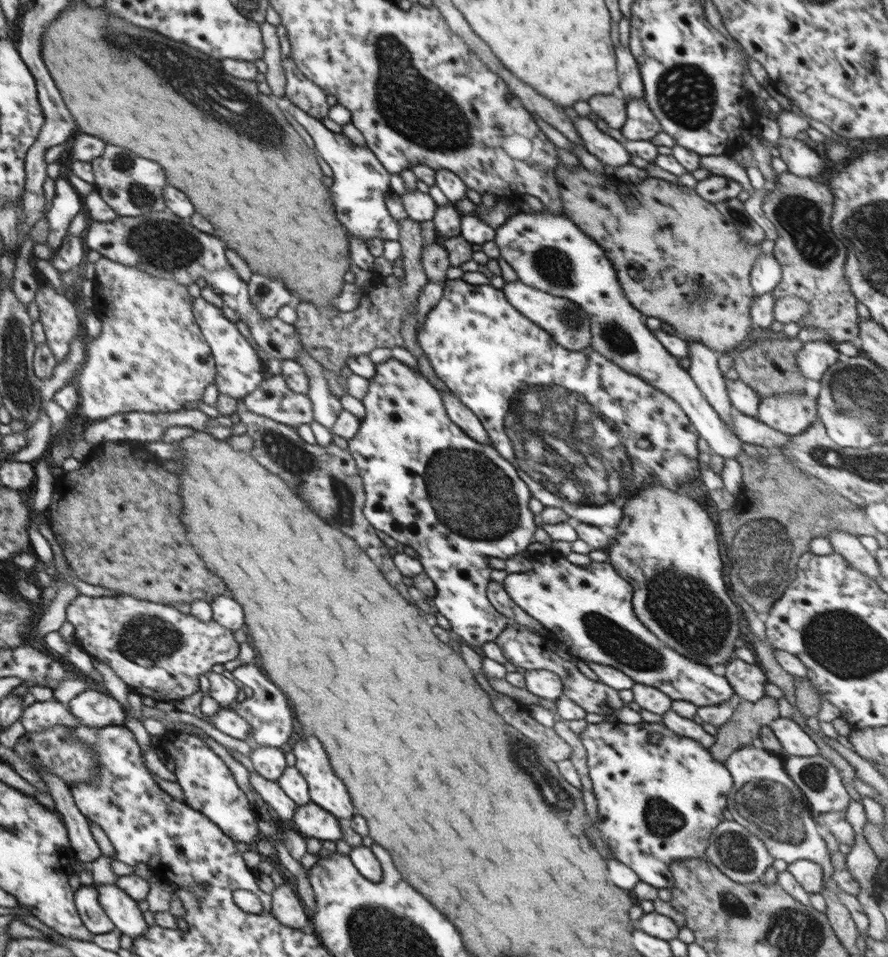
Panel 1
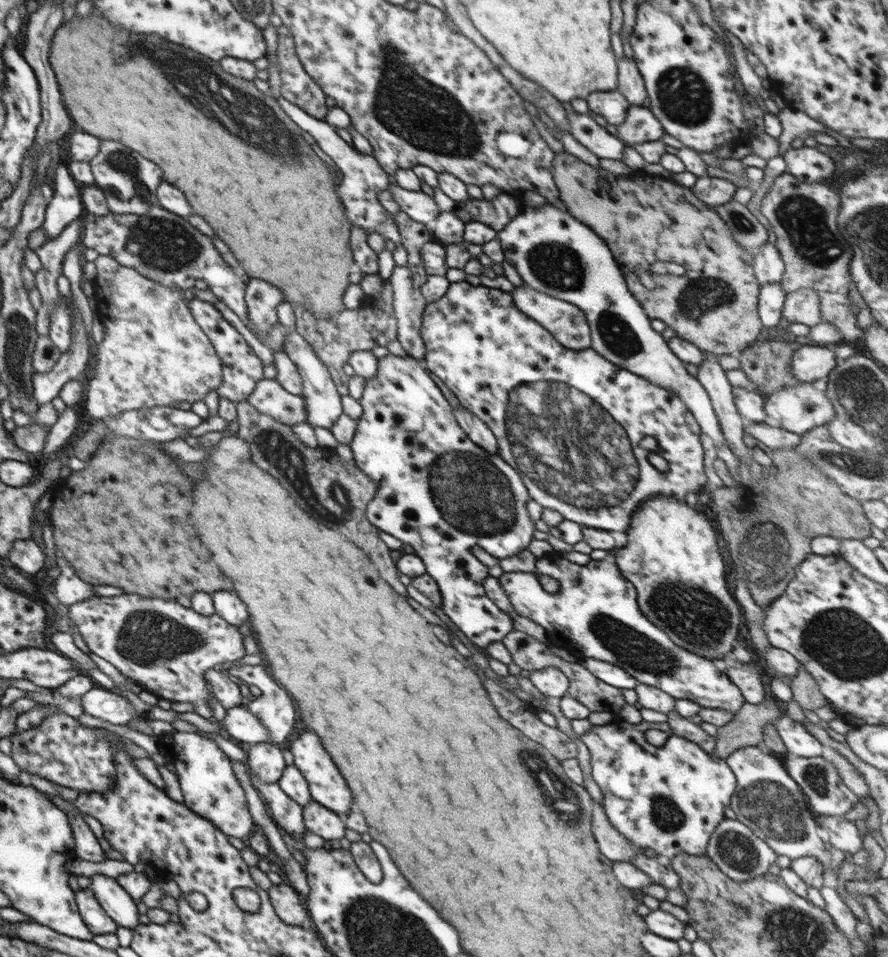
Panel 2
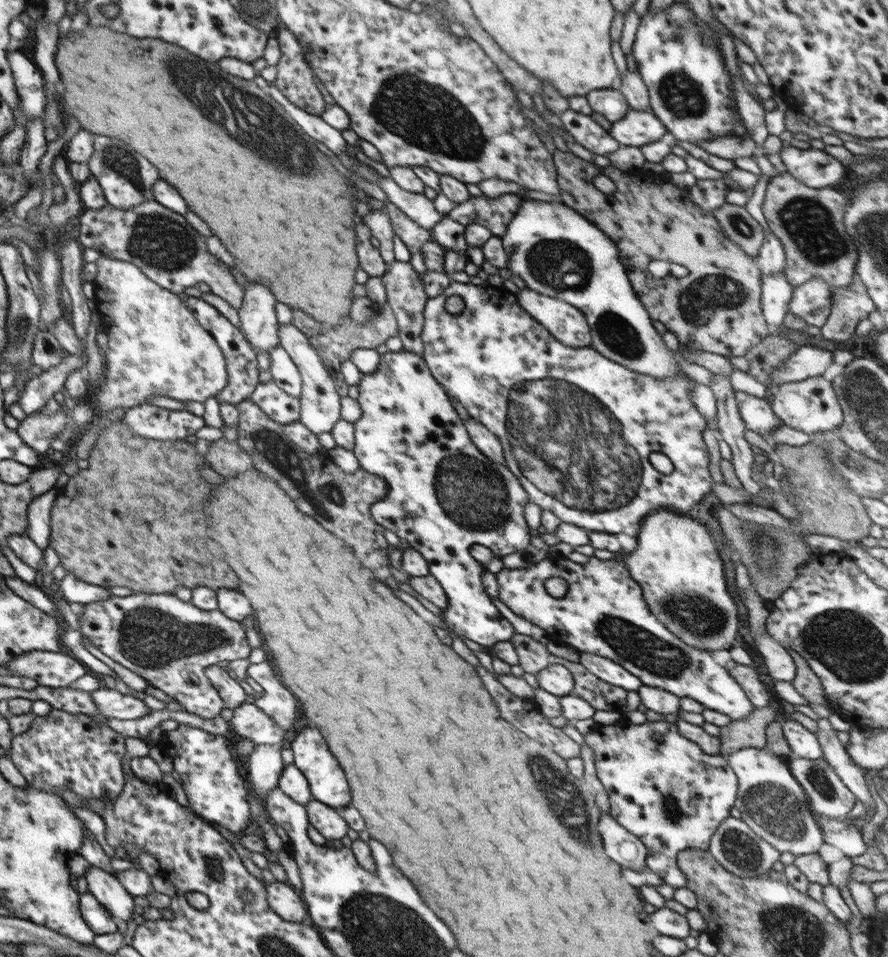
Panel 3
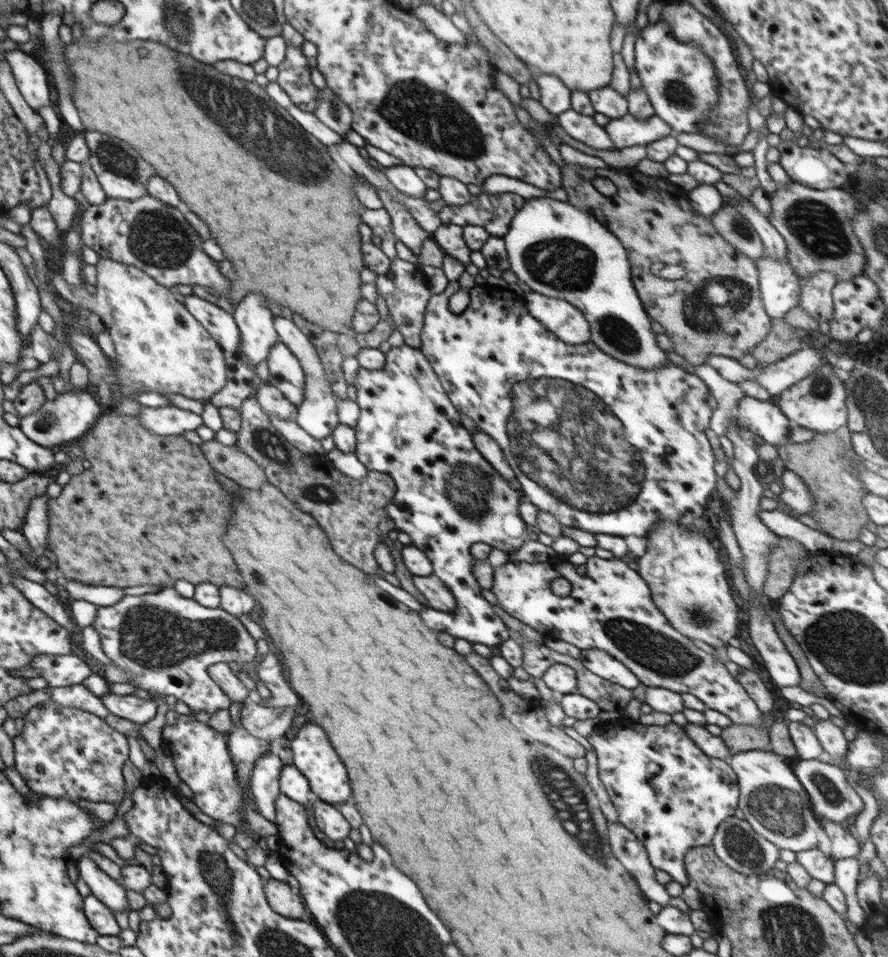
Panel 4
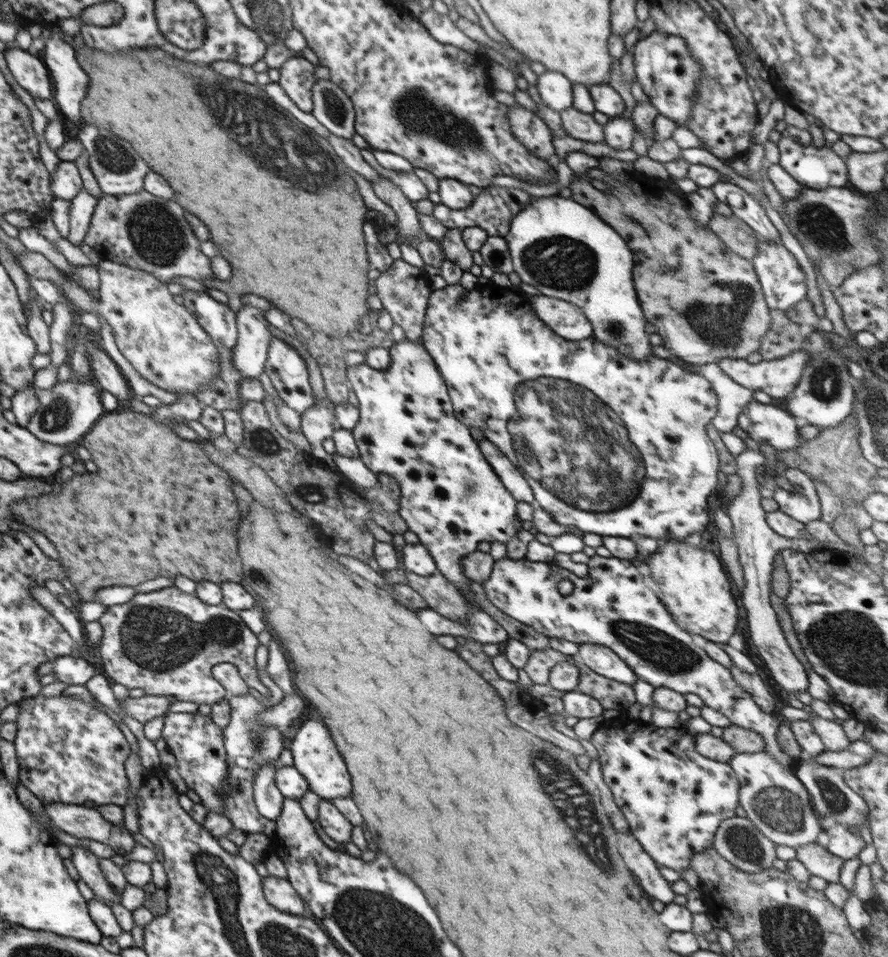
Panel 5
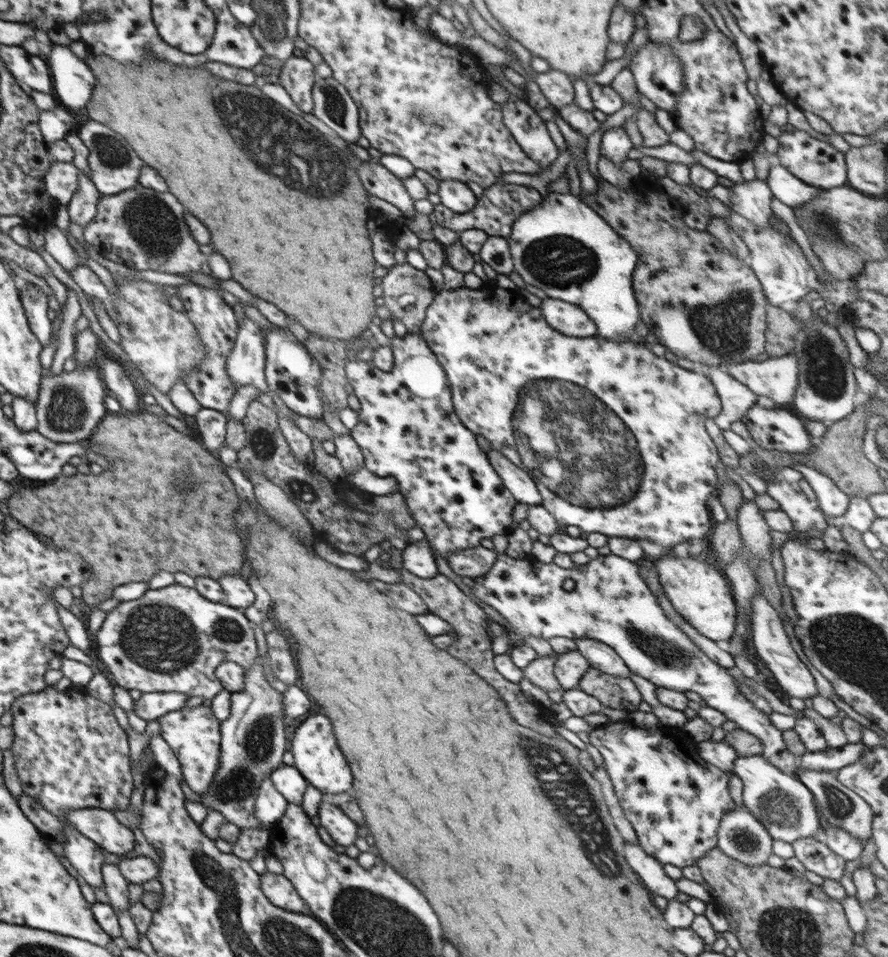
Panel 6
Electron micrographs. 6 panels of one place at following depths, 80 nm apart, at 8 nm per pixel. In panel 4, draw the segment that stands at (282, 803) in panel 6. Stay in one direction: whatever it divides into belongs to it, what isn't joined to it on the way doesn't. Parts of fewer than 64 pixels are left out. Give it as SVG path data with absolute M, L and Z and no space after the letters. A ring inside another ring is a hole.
M268 751L260 755L254 762L254 769L250 776L250 790L258 813L269 822L275 824L276 806L274 801L280 796L279 778L285 767L277 751Z

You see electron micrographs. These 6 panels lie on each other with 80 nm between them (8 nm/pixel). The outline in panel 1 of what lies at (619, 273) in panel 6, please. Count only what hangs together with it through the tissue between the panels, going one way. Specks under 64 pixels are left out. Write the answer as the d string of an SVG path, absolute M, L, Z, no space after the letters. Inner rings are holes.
M543 209L538 212L513 214L502 226L495 229L494 242L499 246L501 257L512 267L518 276L518 281L542 290L544 293L552 294L554 297L568 299L583 308L582 313L588 318L591 327L591 348L604 355L604 358L616 363L622 370L634 374L652 387L661 390L670 396L684 414L688 416L696 432L700 437L718 454L725 458L733 458L742 452L742 442L732 433L726 423L718 416L714 408L707 402L700 387L694 382L691 374L678 363L679 359L672 356L660 344L660 340L652 334L645 324L643 316L626 298L616 272L612 268L612 262L604 256L604 250L598 246L572 219L566 218L564 214L557 215Z

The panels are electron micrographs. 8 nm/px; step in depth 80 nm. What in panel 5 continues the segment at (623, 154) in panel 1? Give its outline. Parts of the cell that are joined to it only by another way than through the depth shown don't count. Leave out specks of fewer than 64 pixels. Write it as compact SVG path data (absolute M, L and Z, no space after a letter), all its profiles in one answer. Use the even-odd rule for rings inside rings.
M573 106L559 112L566 134L586 142L604 143L603 126L592 114L576 110Z

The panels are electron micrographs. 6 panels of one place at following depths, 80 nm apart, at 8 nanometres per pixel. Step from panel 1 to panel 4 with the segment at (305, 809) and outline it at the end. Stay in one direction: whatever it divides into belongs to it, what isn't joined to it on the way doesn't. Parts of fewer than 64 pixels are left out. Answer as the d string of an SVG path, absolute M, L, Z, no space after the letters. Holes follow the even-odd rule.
M313 799L312 809L317 827L330 838L330 840L344 840L349 837L351 826L346 818L335 808L334 804Z

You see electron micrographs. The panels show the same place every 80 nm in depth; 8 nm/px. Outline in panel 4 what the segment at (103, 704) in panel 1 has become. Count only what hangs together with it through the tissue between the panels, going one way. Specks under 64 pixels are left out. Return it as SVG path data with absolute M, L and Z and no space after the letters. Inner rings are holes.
M109 692L101 700L112 714L131 720L136 724L147 723L157 713L158 701L154 697L152 699L142 699L136 695L118 696Z

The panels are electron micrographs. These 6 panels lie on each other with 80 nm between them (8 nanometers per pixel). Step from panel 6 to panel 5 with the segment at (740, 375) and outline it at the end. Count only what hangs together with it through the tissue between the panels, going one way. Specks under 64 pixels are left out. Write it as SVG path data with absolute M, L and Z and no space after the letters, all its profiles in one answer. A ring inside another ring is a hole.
M803 350L782 358L751 364L746 359L723 358L718 366L741 387L763 390L772 399L785 399L796 388L808 357Z

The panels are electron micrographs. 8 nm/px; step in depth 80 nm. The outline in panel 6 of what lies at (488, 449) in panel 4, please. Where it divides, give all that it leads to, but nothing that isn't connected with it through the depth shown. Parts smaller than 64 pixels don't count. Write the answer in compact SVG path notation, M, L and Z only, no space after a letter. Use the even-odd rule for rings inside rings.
M493 448L486 454L490 464L503 480L504 486L508 488L519 503L528 505L542 504L542 495L531 474L510 462L501 452L496 452Z

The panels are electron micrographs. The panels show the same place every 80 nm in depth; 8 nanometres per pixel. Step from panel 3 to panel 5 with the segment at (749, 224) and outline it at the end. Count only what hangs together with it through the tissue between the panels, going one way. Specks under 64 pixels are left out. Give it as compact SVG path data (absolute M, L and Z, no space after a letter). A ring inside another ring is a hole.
M715 213L707 226L724 241L732 252L740 255L741 258L751 260L756 257L758 235L753 228L734 214L724 216Z

